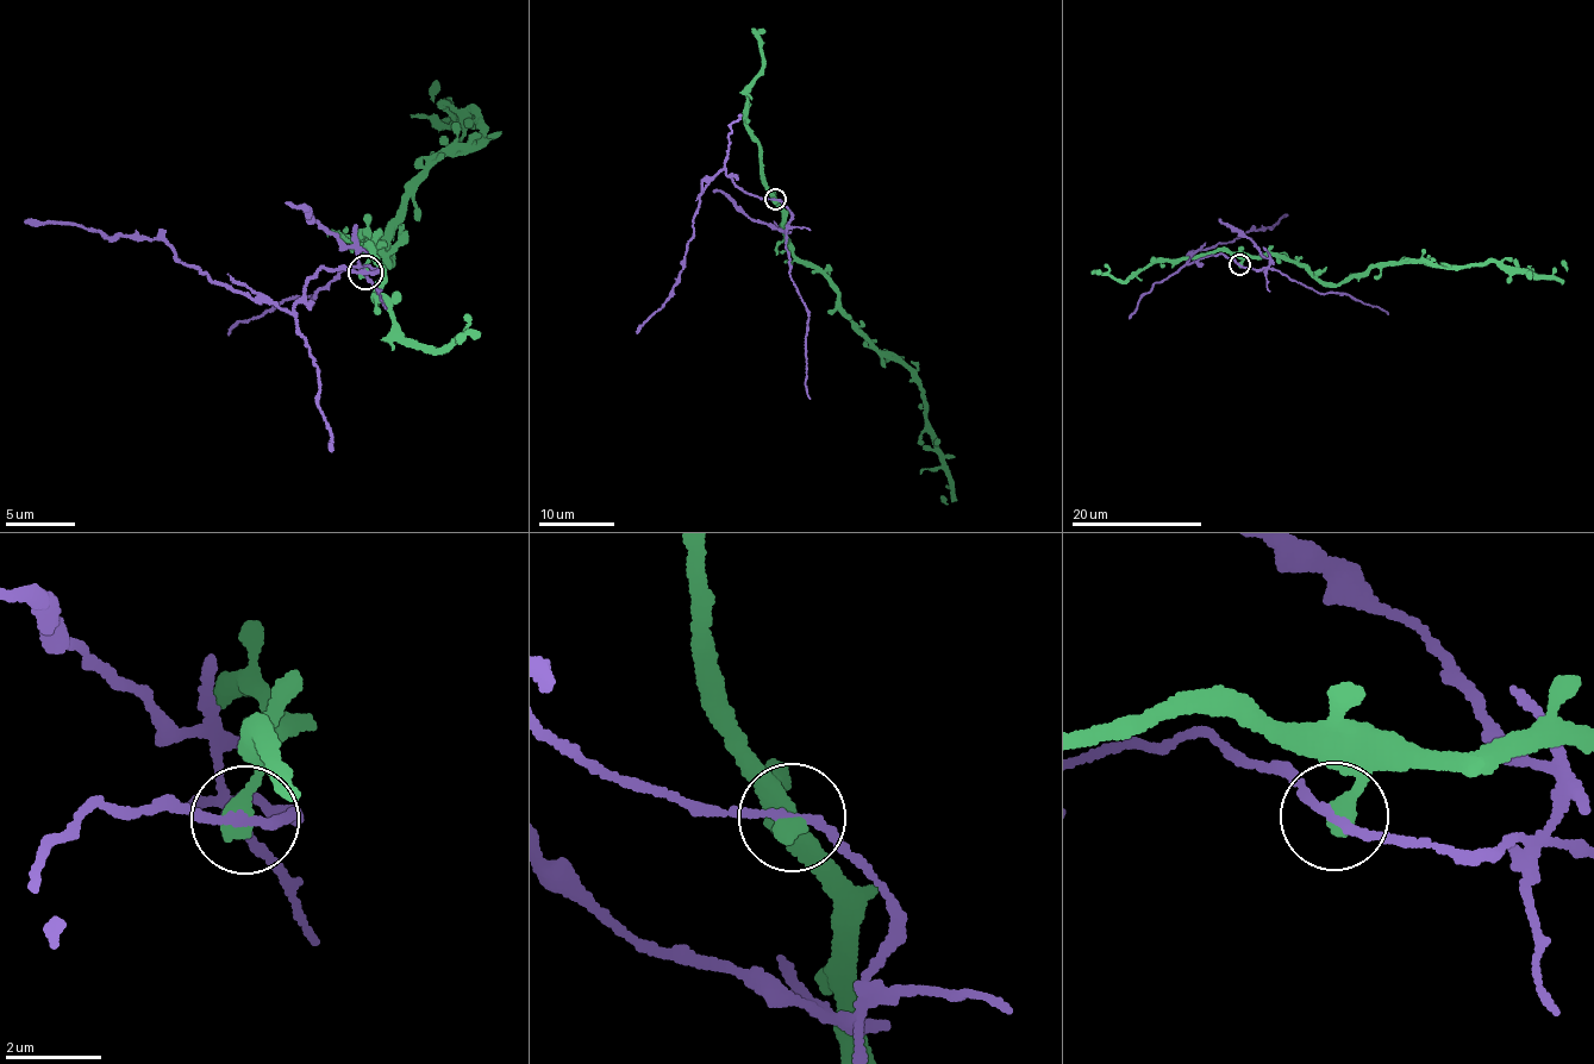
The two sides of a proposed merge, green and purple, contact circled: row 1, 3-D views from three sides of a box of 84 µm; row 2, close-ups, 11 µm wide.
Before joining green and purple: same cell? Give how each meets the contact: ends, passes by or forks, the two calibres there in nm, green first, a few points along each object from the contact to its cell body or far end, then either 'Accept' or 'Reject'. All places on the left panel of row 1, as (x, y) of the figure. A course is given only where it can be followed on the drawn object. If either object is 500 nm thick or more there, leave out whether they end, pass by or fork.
At the ring green ends. At the ring purple passes by. Thickness 460 nm (green) against 160 nm. Course of green: (364, 271), (356, 230), (389, 258), (406, 195), (477, 141), (462, 108), (433, 101). Course of purple: (364, 271), (318, 270), (292, 311), (189, 267), (161, 238), (106, 237), (75, 224), (24, 223). Reject

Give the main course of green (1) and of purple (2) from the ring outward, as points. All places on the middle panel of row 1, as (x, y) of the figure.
1: (775, 199), (789, 251), (826, 279), (851, 321), (879, 350), (911, 371), (925, 426), (950, 479), (946, 504)
2: (775, 199), (743, 192), (723, 169), (704, 188), (685, 268), (669, 299), (637, 333)

